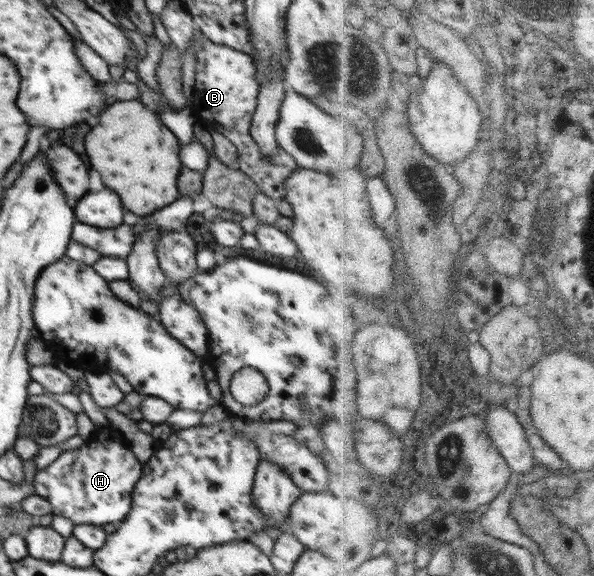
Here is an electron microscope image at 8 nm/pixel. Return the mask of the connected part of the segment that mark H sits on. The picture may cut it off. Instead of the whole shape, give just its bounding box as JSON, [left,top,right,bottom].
[33,442,144,527]

